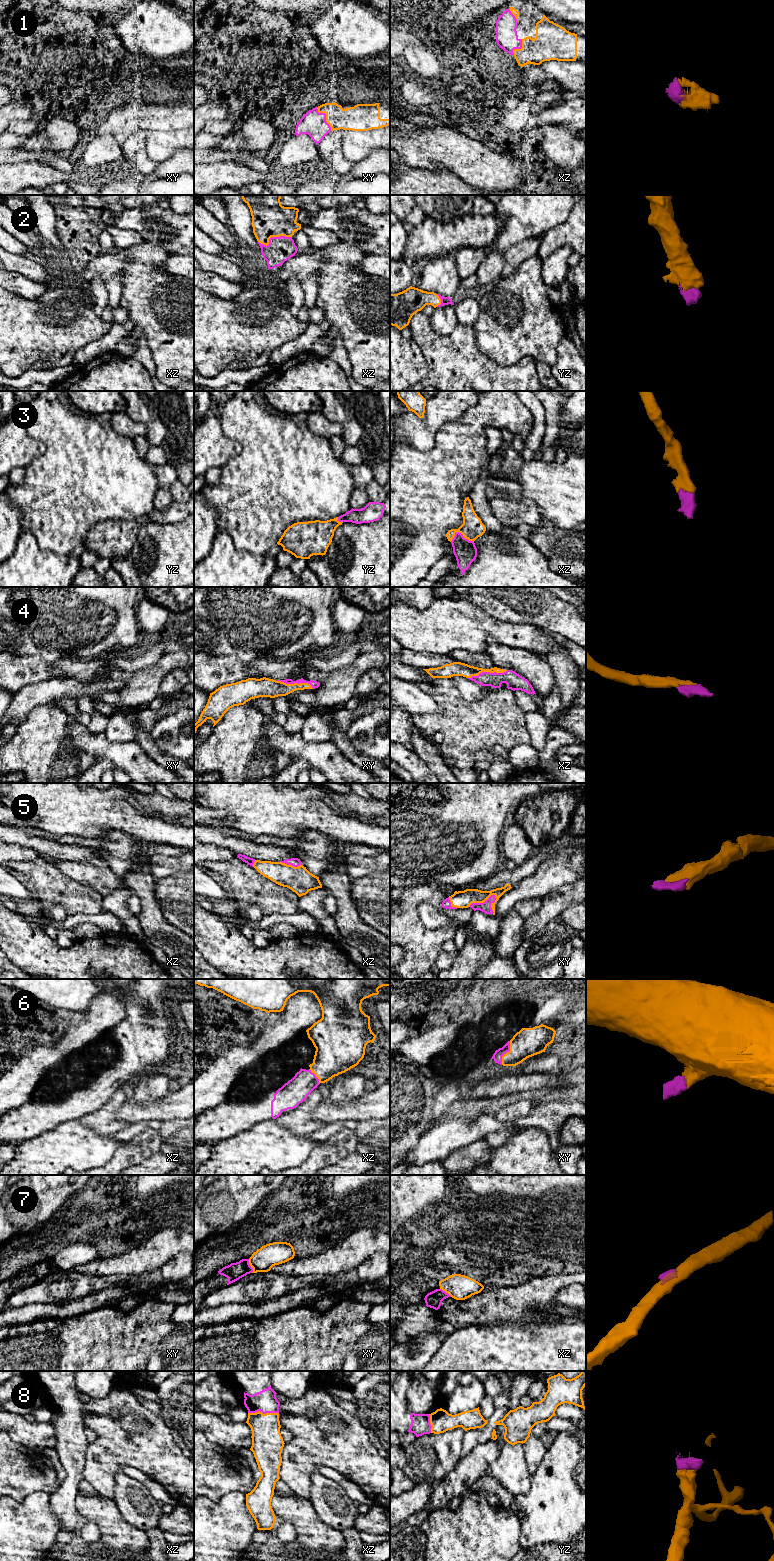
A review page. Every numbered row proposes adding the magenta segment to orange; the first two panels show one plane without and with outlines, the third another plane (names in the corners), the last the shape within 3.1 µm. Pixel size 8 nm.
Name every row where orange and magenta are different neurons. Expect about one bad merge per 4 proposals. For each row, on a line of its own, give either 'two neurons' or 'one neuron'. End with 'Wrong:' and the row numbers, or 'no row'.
1: one neuron
2: one neuron
3: one neuron
4: one neuron
5: one neuron
6: one neuron
7: two neurons
8: one neuron
Wrong: 7

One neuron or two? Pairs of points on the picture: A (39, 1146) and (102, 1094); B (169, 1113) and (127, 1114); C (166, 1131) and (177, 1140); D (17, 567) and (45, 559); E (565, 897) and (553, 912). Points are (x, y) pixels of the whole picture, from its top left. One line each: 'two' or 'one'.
A: two
B: one
C: one
D: one
E: one

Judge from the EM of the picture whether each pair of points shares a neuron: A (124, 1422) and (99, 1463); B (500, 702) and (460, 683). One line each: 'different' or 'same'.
A: same
B: different

